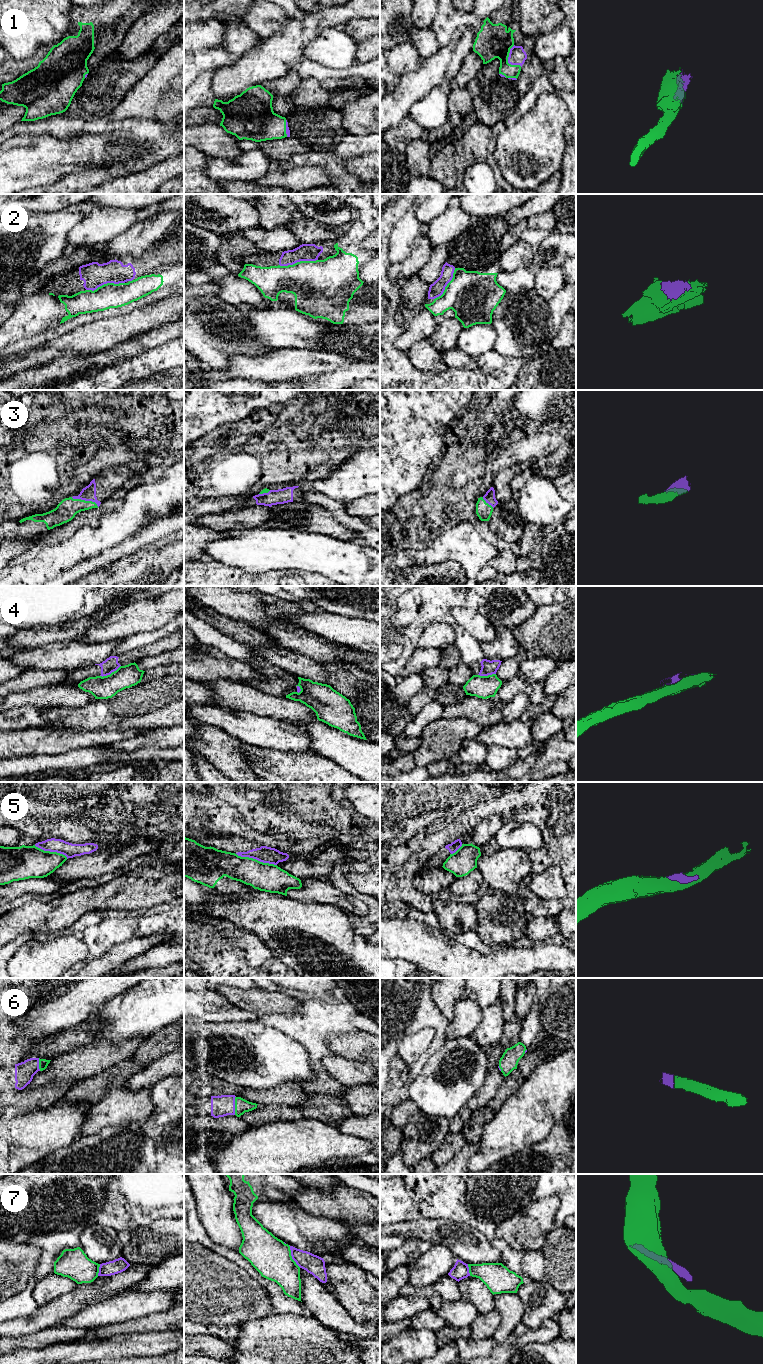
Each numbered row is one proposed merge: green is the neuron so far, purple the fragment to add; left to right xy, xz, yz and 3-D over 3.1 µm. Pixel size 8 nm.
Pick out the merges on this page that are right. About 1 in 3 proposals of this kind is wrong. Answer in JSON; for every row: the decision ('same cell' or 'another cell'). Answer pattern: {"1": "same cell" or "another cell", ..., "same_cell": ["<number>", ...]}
{"1": "same cell", "2": "another cell", "3": "same cell", "4": "another cell", "5": "another cell", "6": "same cell", "7": "another cell", "same_cell": ["1", "3", "6"]}

